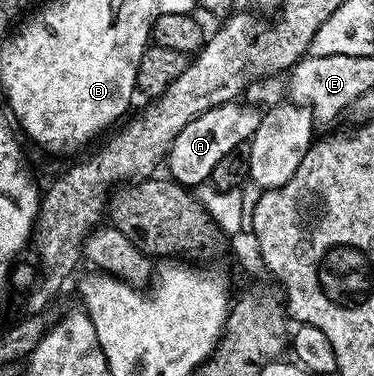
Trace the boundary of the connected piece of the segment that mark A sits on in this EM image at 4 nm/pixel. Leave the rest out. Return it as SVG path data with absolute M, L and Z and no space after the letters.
M234 100L222 106L210 107L178 132L166 158L166 166L172 172L169 173L171 180L185 187L203 185L209 180L208 176L235 151L236 145L243 146L252 140L254 131L258 131L262 113L252 105L240 104L239 100Z

